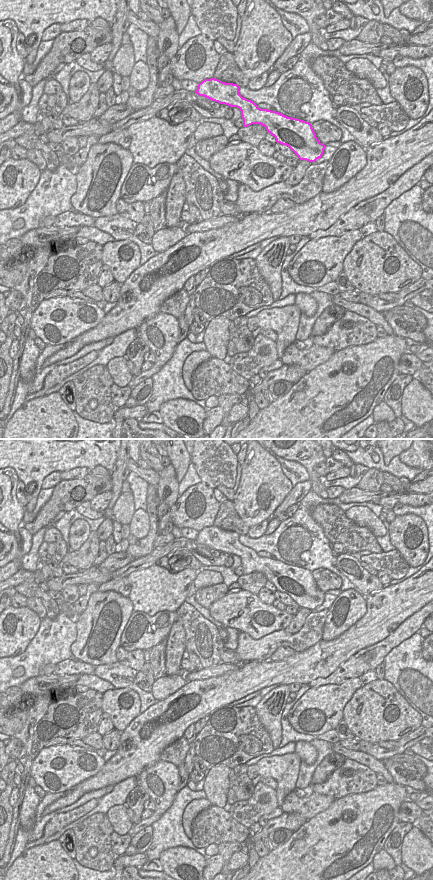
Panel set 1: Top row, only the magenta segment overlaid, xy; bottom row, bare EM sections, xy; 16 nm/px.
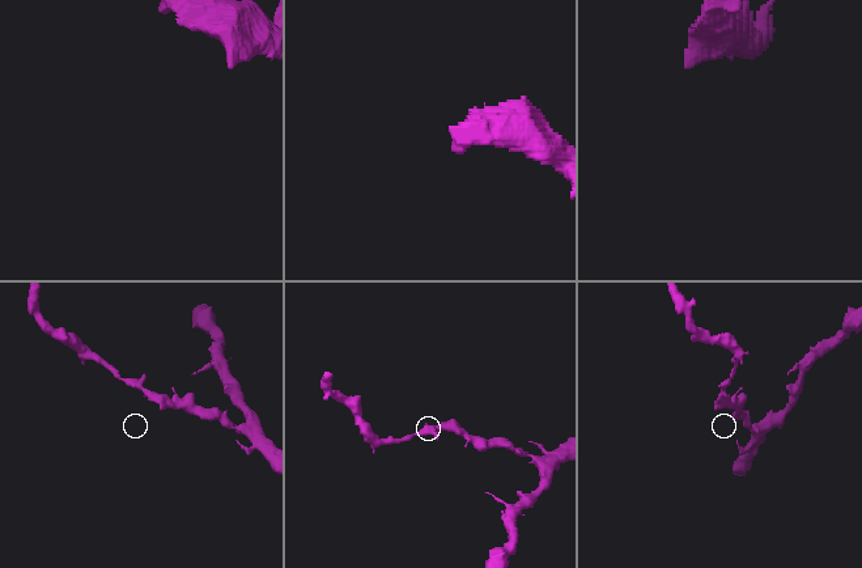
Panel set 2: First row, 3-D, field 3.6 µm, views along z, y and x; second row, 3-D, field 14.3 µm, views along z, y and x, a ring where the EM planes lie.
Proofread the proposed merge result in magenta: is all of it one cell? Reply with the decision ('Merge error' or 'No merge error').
No merge error.

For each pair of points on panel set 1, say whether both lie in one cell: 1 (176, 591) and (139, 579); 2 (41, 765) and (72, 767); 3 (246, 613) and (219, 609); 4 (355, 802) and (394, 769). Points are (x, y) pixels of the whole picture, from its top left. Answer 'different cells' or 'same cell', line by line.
1: same cell
2: same cell
3: same cell
4: different cells

